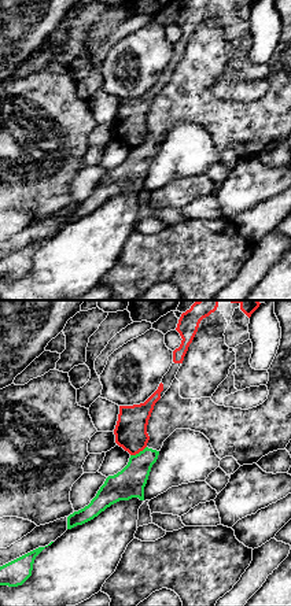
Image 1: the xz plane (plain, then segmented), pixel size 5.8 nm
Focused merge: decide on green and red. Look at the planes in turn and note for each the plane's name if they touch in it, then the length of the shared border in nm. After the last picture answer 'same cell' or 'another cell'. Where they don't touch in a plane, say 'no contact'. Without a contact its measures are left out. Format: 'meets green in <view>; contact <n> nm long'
meets green in xz; contact 110 nm long

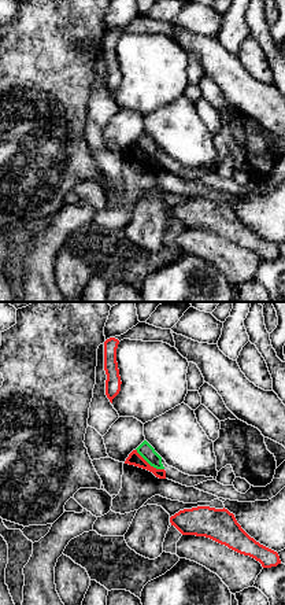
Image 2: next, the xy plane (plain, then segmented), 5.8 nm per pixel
meets green in xy; contact 200 nm long

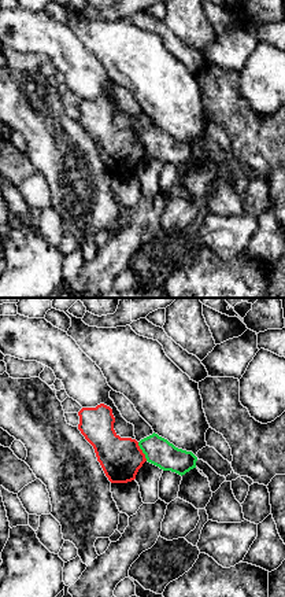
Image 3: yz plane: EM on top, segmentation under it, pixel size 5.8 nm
meets green in yz; contact 130 nm long

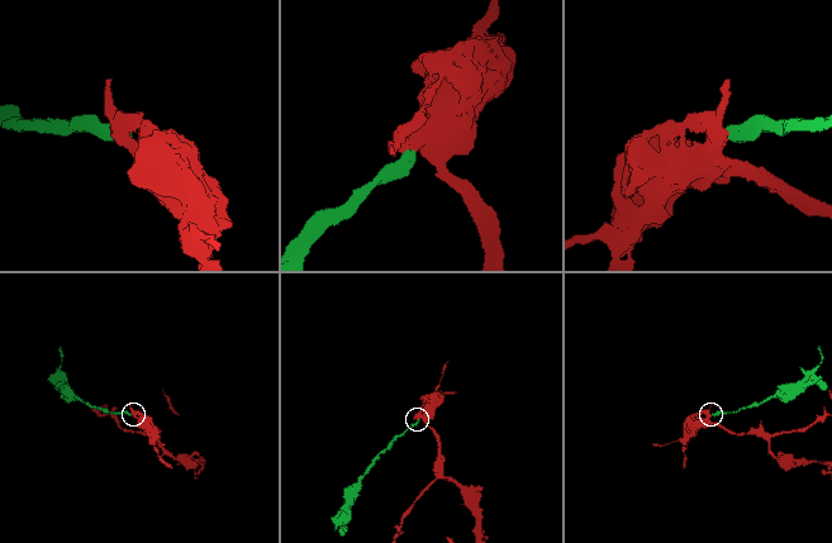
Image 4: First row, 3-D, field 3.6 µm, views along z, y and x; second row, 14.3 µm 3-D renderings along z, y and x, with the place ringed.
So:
another cell

